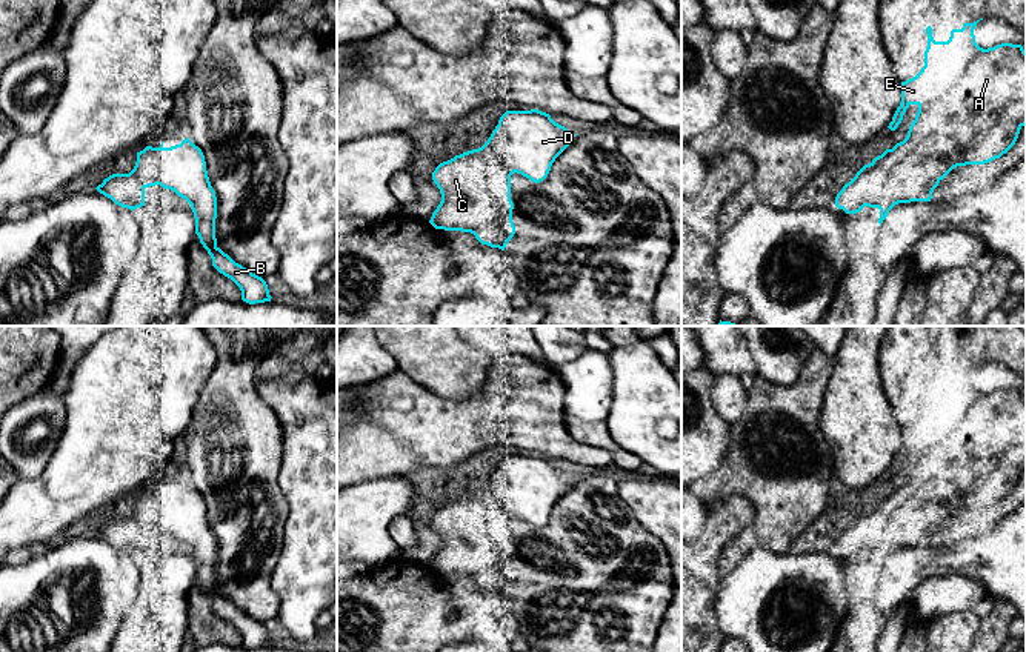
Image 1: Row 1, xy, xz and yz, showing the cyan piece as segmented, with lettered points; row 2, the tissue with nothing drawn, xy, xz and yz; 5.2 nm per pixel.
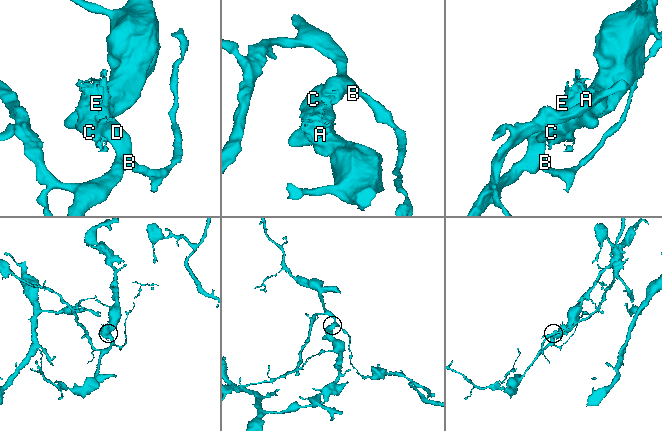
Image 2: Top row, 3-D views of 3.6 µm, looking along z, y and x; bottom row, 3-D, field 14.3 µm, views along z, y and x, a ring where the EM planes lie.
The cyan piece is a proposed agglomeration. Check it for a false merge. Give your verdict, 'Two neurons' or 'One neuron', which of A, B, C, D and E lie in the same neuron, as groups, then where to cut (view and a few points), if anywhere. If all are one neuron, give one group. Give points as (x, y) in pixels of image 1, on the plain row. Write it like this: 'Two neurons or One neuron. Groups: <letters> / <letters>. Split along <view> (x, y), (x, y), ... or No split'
One neuron. Groups: A B C D E. No split

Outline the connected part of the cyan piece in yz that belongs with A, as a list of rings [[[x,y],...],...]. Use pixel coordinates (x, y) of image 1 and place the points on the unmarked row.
[[[980,364],[952,374],[948,386],[935,386],[932,372],[926,372],[928,392],[921,415],[901,426],[901,447],[897,452],[889,474],[895,475],[911,449],[918,451],[908,480],[892,494],[886,494],[843,531],[835,541],[835,551],[846,558],[857,558],[864,551],[878,552],[881,570],[889,555],[898,547],[931,546],[934,534],[957,511],[984,509],[1006,498],[1017,486],[1020,474],[1026,469],[1026,395],[1021,389],[1001,388],[983,394],[975,388],[974,374]]]

